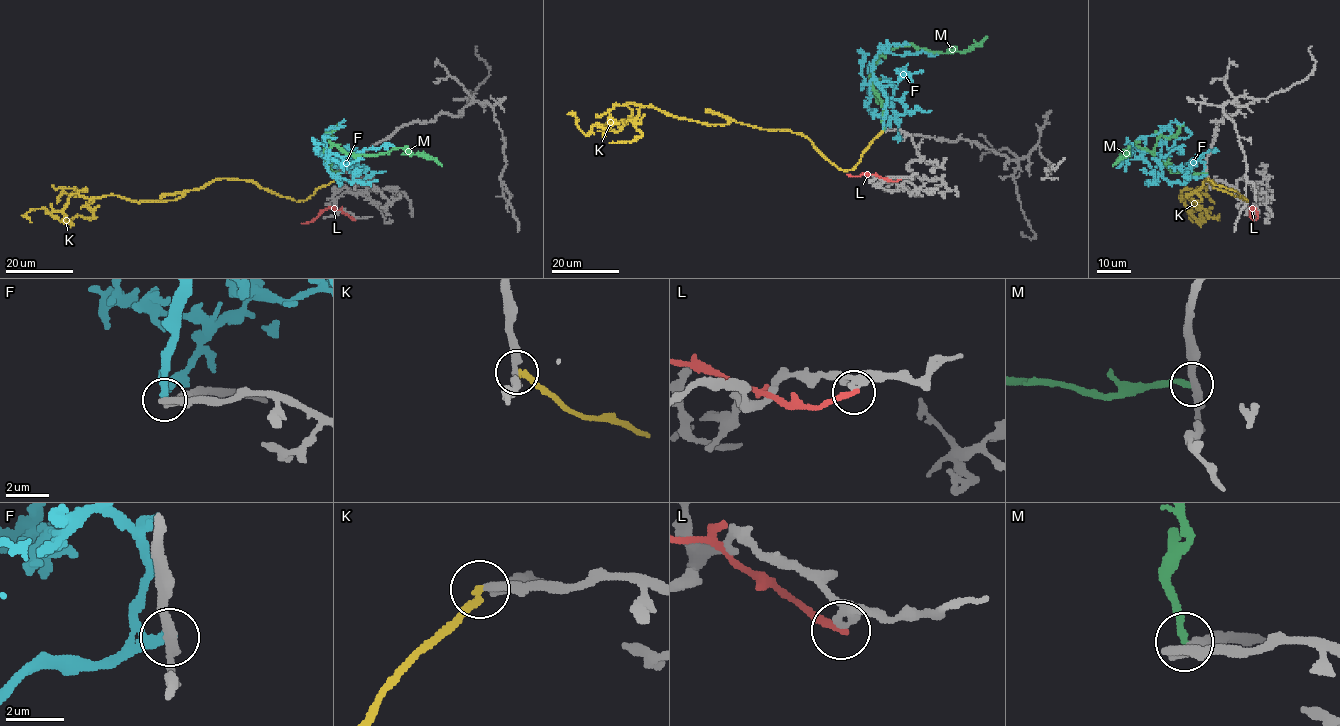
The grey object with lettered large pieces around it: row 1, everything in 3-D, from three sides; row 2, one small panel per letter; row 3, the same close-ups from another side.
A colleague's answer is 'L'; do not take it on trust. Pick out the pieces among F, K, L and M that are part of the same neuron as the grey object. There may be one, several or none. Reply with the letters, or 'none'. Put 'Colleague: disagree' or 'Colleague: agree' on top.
Colleague: disagree
none

